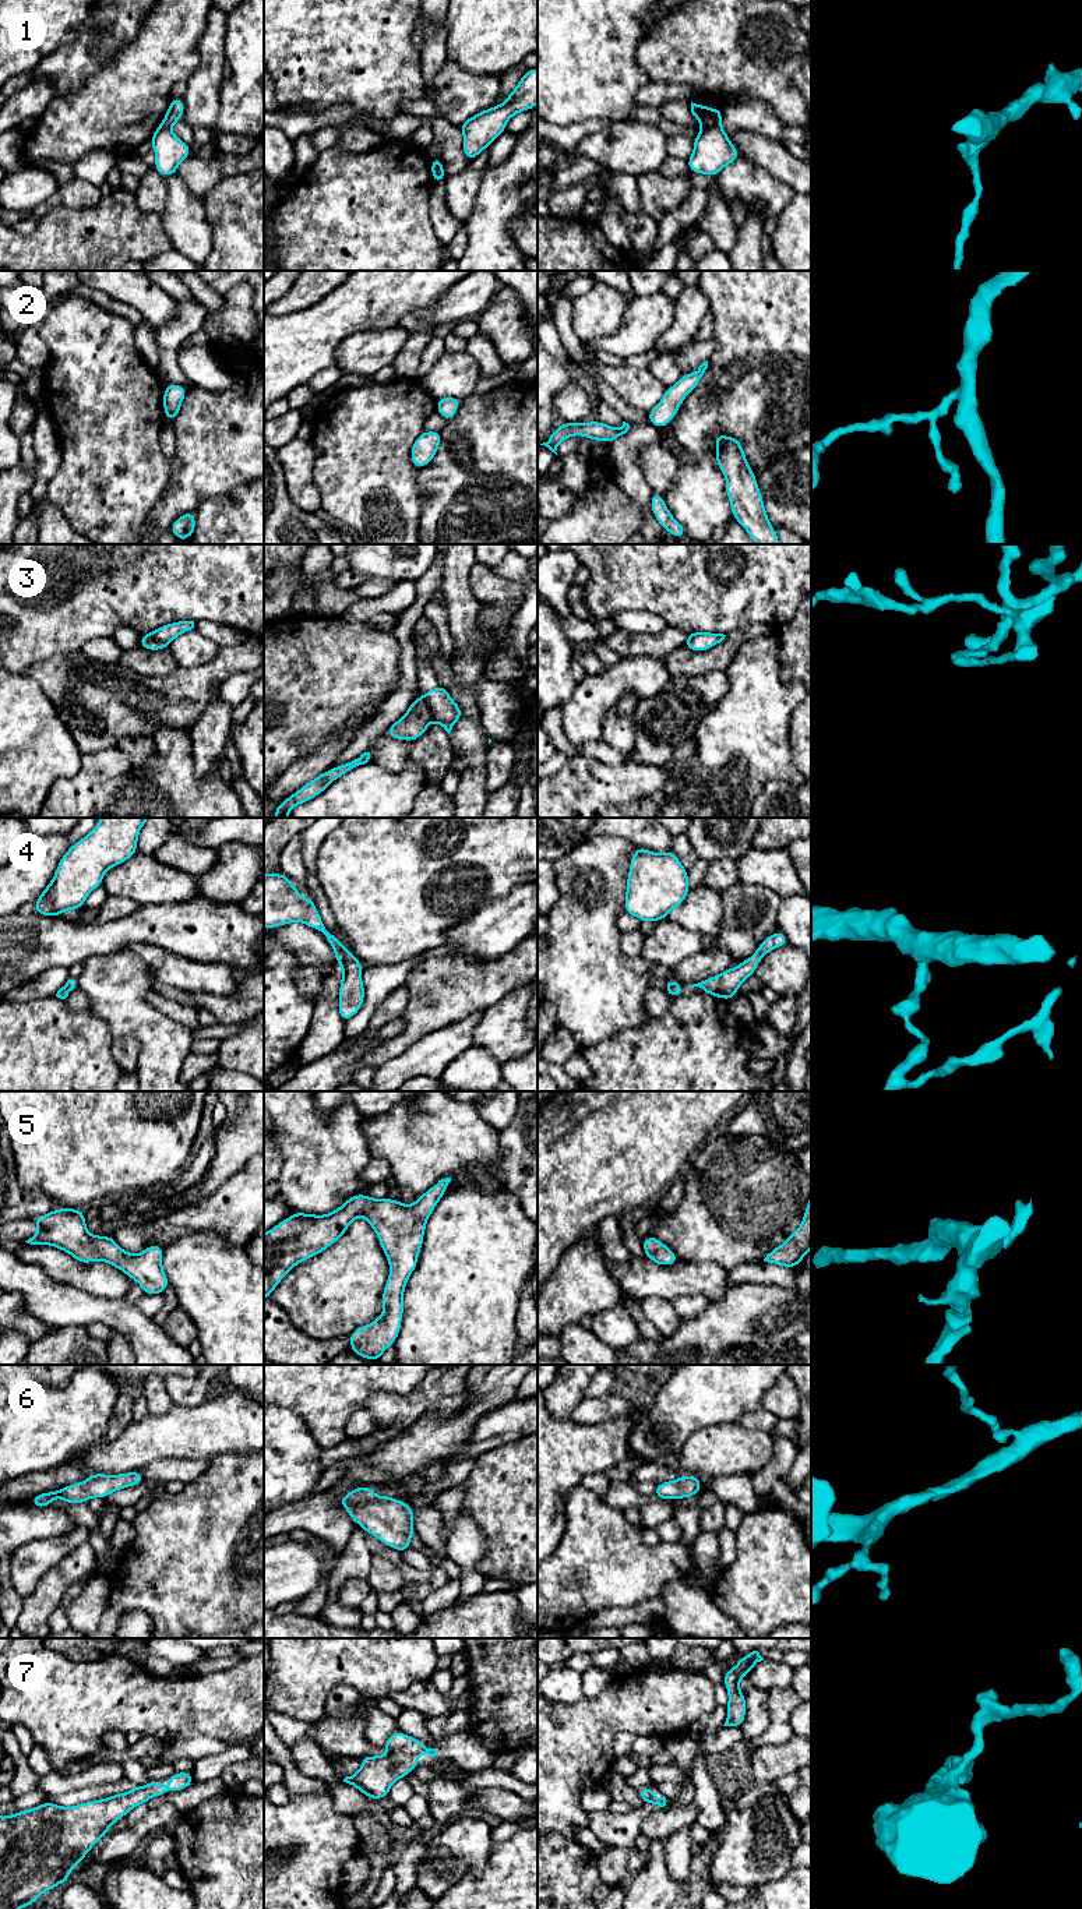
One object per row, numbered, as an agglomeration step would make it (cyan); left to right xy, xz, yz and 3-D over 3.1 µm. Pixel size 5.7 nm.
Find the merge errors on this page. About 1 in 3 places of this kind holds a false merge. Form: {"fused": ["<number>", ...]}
{"fused": ["1", "3", "4"]}

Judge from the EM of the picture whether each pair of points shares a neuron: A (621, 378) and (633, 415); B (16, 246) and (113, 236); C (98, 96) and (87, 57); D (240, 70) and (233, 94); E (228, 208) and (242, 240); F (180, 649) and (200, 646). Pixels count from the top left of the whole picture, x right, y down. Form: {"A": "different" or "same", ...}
{"A": "different", "B": "same", "C": "different", "D": "same", "E": "same", "F": "same"}

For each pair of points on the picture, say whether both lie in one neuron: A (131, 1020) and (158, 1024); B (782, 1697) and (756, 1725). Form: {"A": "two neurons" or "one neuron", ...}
{"A": "one neuron", "B": "two neurons"}

